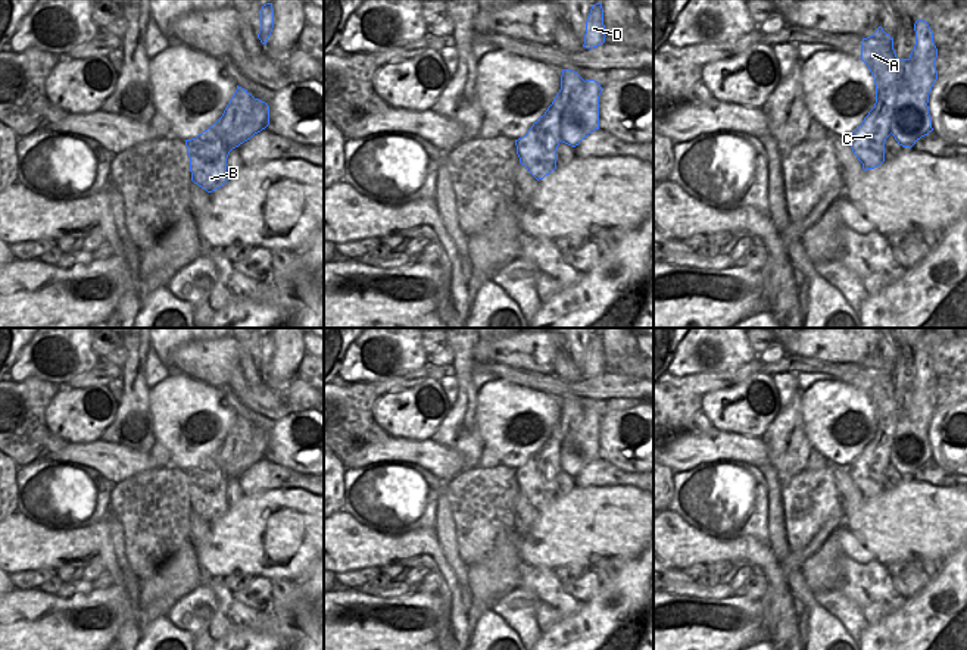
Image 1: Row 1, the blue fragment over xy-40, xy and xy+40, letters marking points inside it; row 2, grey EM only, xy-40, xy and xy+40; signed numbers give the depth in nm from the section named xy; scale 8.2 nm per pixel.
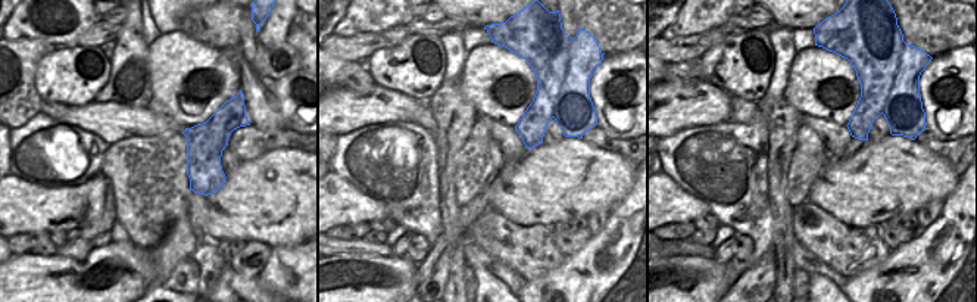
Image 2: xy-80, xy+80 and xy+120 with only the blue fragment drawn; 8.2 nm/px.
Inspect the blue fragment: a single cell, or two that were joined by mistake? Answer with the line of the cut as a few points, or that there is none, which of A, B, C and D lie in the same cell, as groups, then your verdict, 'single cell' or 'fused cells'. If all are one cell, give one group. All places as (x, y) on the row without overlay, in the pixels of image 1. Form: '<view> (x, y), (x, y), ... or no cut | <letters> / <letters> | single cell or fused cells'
xy+40 (908, 388), (905, 411), (894, 437), (889, 462) | A B C / D | fused cells

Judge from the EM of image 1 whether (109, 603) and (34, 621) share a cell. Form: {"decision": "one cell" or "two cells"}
{"decision": "one cell"}

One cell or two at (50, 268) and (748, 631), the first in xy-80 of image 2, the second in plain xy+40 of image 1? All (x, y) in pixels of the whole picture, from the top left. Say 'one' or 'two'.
one

